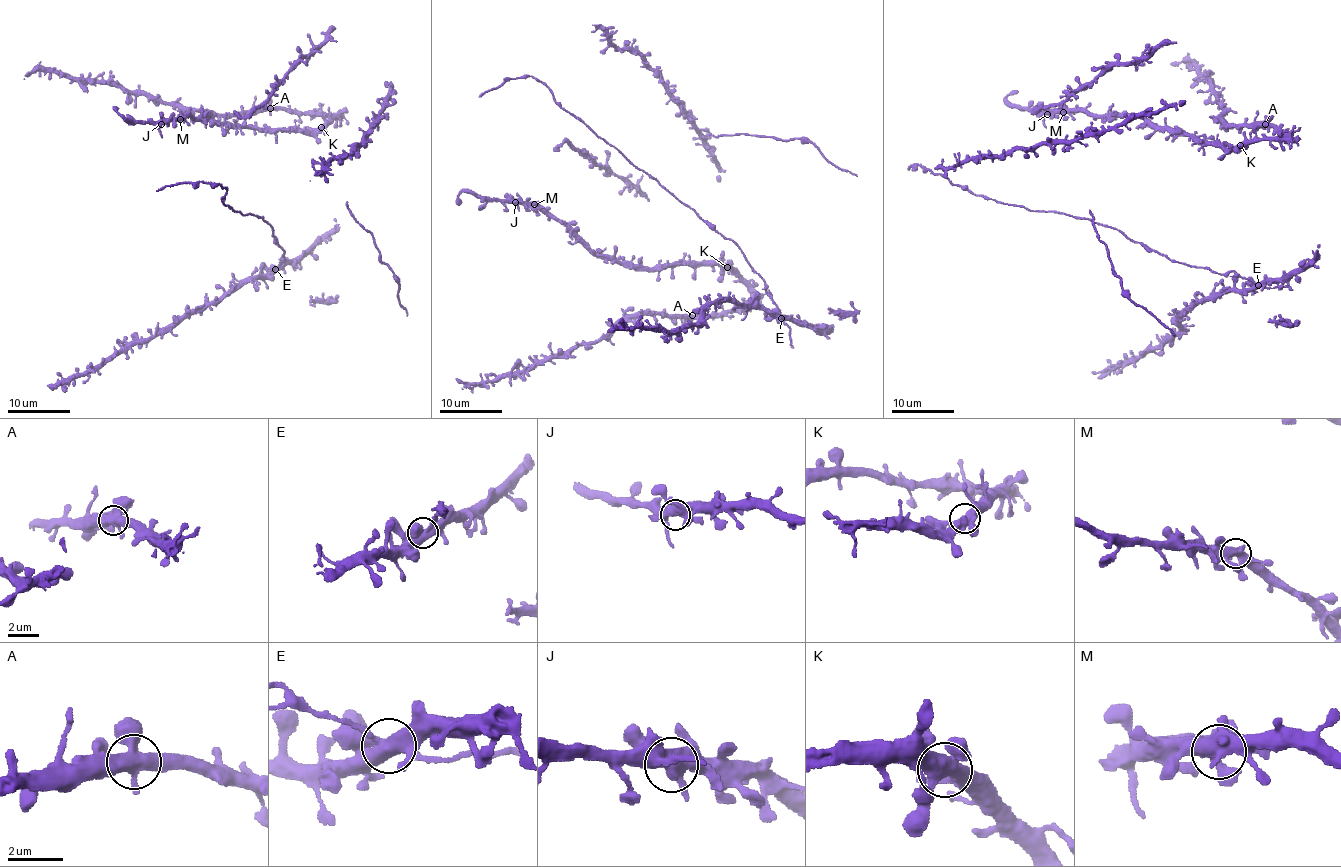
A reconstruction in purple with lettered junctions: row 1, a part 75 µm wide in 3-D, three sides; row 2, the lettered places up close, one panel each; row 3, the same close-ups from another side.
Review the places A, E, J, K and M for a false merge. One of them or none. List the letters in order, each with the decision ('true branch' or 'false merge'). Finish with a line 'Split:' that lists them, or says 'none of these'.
A: true branch
E: true branch
J: true branch
K: true branch
M: true branch
Split: none of these

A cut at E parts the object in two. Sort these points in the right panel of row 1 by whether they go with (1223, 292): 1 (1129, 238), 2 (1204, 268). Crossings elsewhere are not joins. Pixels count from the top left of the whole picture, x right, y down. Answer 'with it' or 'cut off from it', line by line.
1: cut off from it
2: cut off from it

